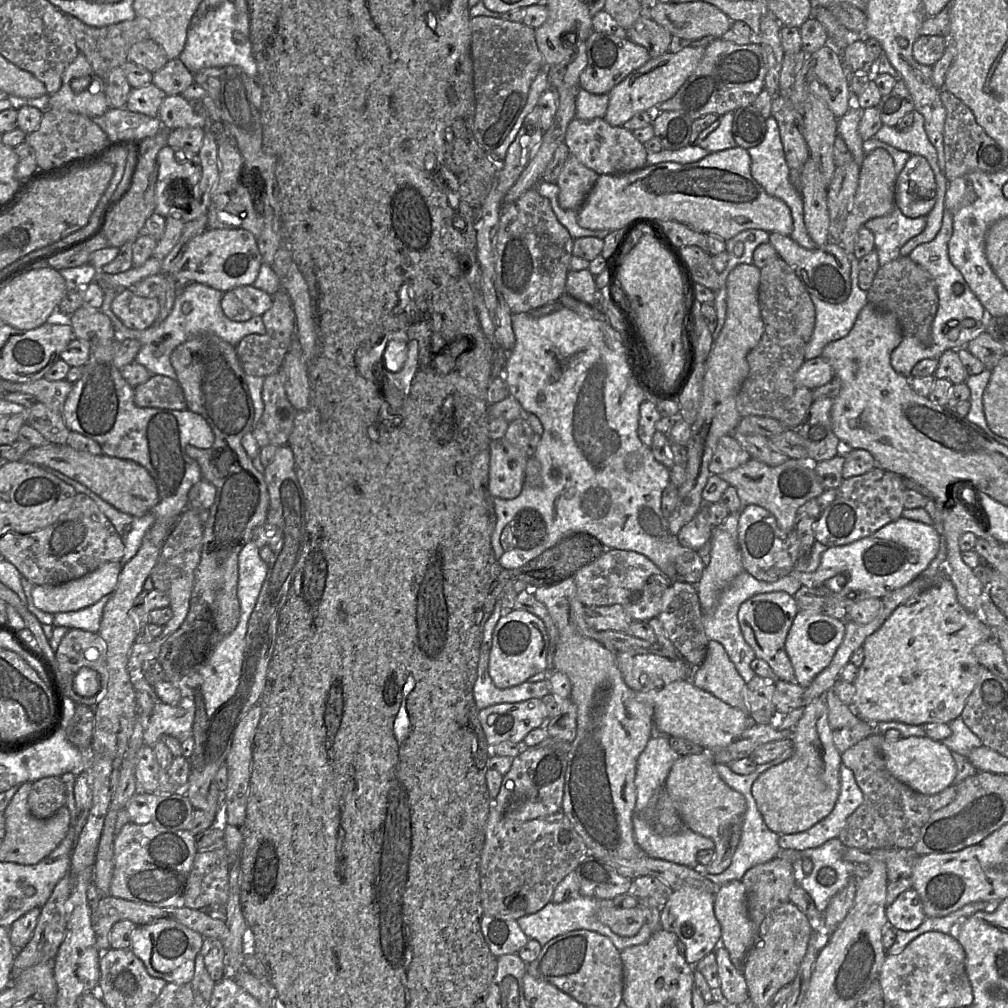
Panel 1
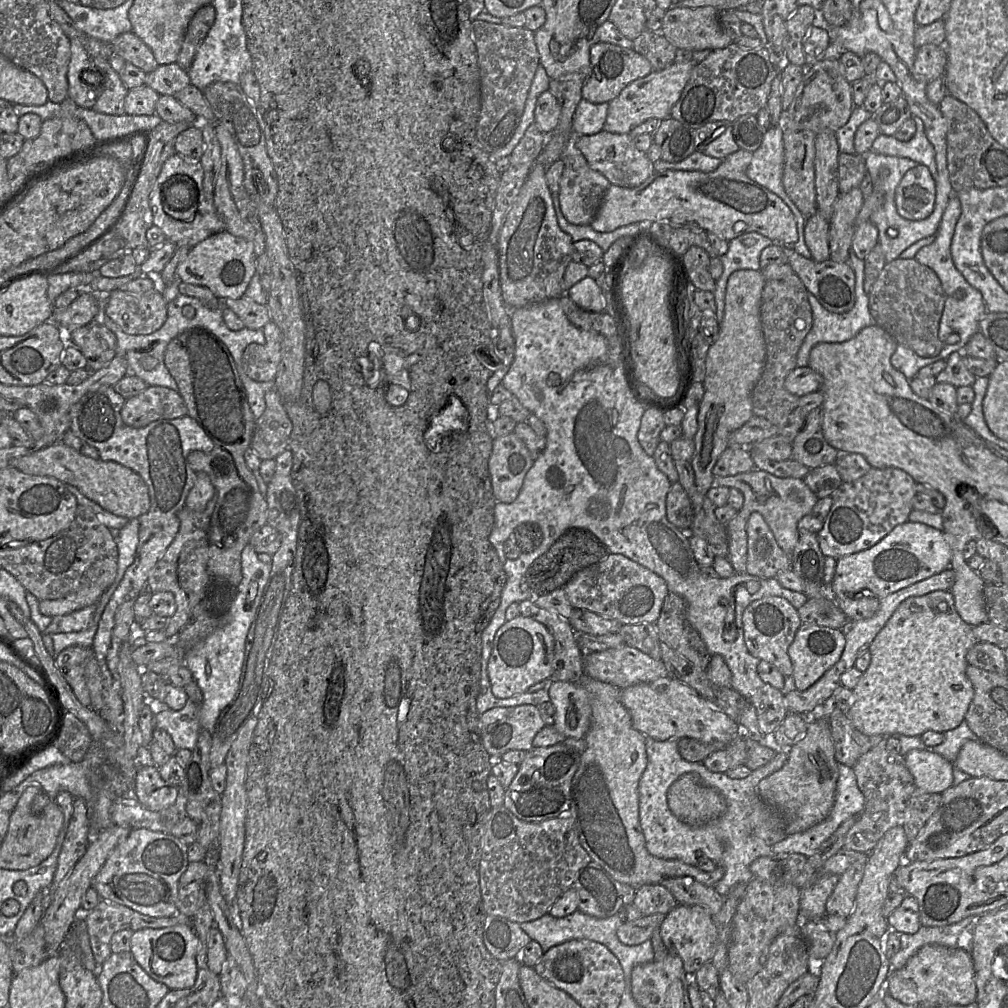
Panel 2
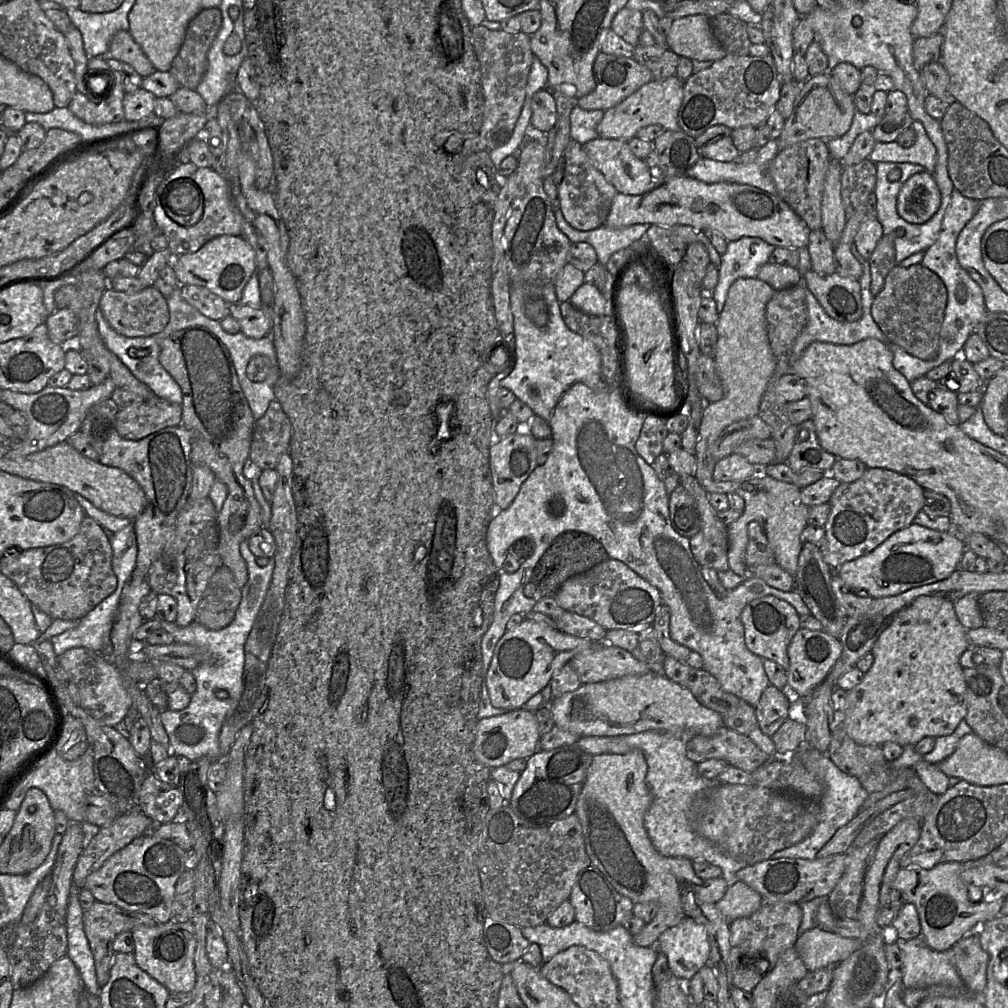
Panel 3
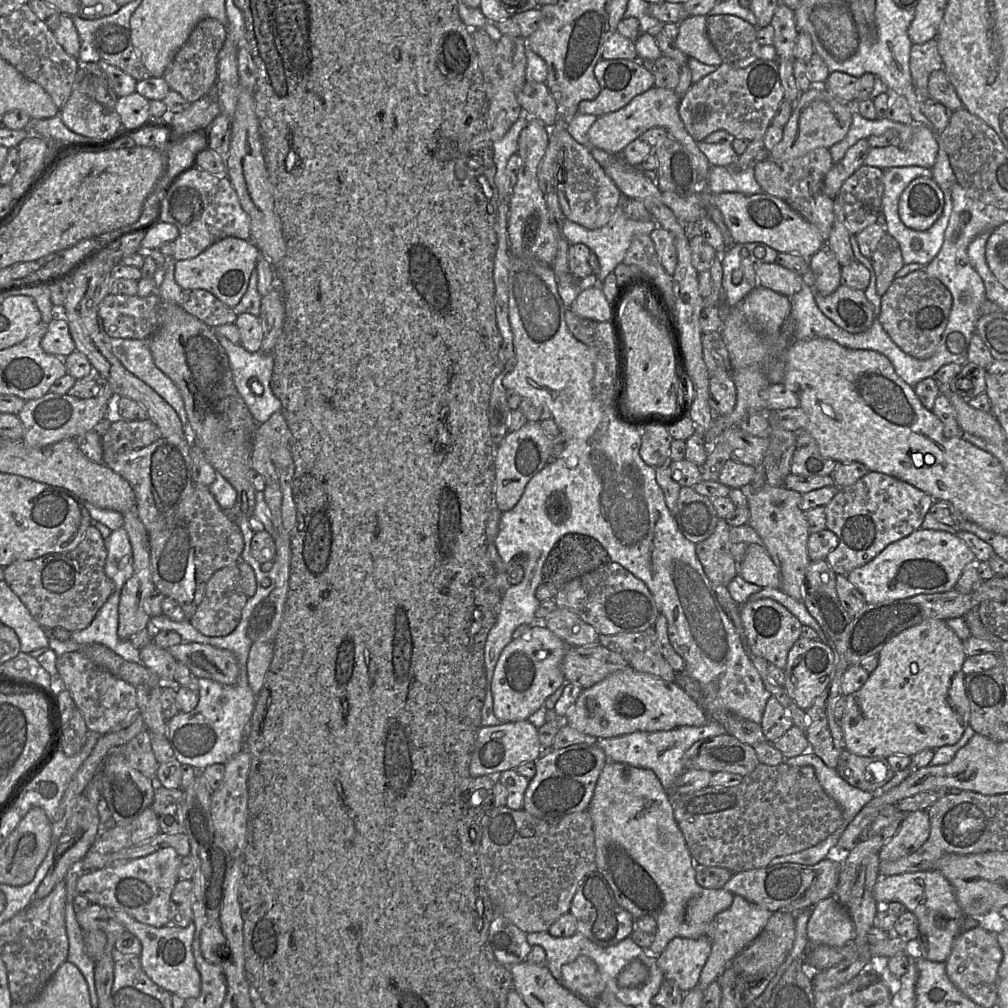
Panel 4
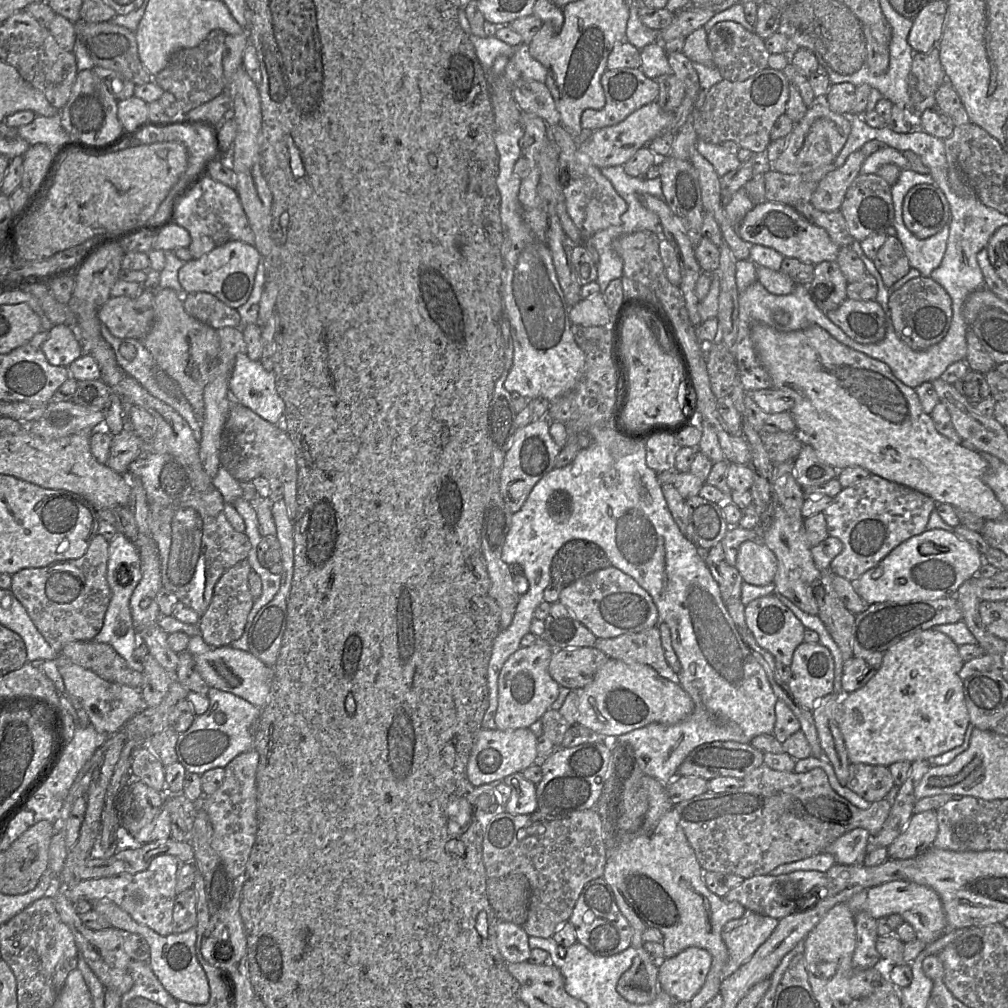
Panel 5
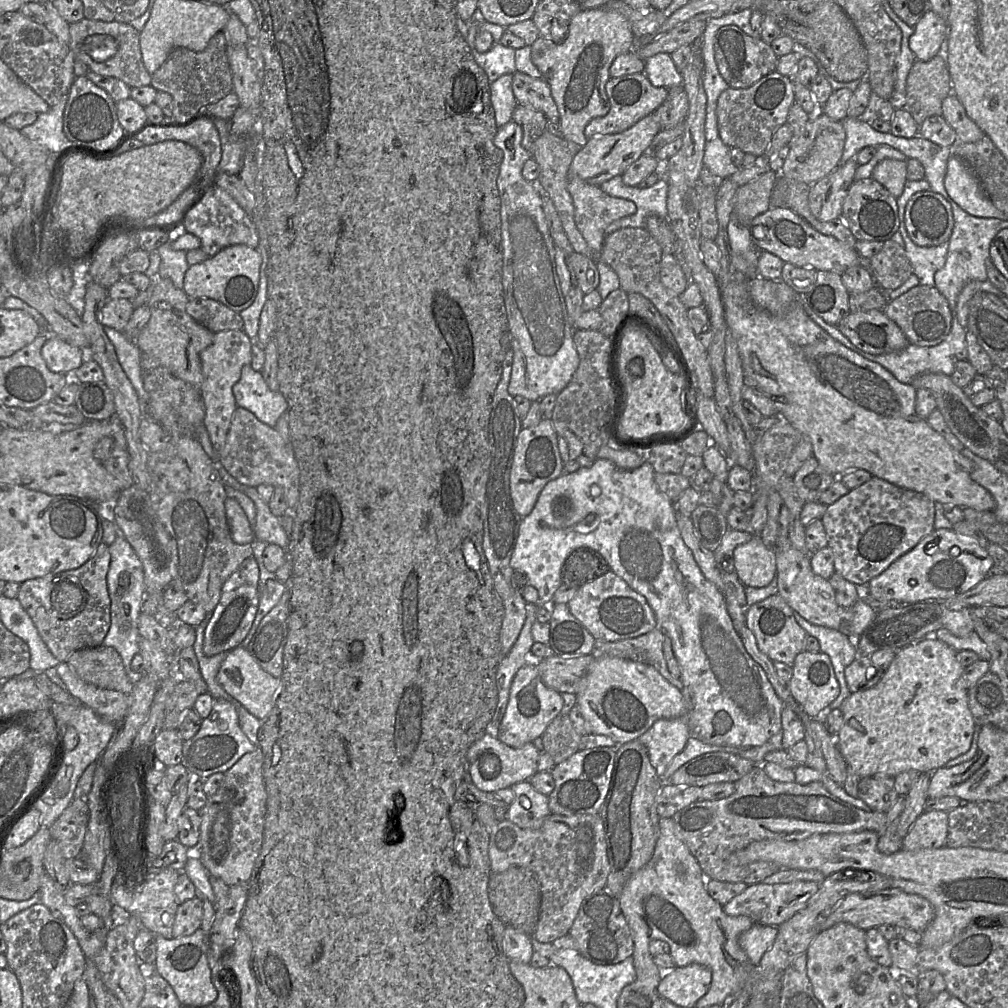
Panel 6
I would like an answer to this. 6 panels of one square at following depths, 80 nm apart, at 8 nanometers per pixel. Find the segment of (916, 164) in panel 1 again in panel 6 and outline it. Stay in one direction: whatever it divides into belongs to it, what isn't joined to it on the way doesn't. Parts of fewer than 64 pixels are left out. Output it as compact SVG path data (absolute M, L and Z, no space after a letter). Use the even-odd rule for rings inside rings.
M931 190L915 193L906 205L905 227L918 246L935 247L948 242L954 227L949 202Z

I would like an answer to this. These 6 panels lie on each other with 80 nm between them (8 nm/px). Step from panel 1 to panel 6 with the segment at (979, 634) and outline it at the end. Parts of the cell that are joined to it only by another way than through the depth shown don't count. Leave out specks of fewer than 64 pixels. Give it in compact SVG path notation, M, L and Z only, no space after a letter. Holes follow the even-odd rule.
M927 636L896 652L890 666L884 671L883 676L875 686L851 693L839 707L843 714L843 724L839 732L835 735L835 738L840 753L847 763L847 767L851 768L859 778L875 775L894 778L904 771L932 773L944 767L951 759L966 753L971 747L976 724L968 705L967 688L962 679L963 670L963 666L957 659L957 651L934 636Z

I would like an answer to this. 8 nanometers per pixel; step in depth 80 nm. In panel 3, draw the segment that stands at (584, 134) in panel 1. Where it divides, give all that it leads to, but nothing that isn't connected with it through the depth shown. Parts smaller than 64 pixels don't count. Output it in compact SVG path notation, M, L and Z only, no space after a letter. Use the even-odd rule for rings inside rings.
M598 137L585 143L583 149L617 192L641 195L656 187L653 170L632 153L628 141Z

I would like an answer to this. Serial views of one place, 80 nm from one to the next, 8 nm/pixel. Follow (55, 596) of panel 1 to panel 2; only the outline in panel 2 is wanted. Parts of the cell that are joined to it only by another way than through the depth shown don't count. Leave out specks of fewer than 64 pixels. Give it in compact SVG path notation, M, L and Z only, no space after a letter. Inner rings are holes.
M97 585L85 586L61 599L39 601L39 611L50 617L70 614L96 605L104 592L105 590Z

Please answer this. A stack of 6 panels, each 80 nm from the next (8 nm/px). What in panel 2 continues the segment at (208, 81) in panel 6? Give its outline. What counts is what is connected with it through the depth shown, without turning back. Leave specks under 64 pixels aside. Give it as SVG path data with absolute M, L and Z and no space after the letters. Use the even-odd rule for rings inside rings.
M212 4L203 5L192 17L176 61L184 70L188 70L191 66L196 52L213 26L215 18L216 10Z

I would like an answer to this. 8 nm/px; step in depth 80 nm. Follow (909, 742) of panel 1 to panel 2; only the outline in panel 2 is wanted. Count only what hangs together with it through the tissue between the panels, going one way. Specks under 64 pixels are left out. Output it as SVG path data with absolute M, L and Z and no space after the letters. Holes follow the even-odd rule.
M929 748L913 749L904 756L916 785L929 793L943 793L953 786L954 764Z

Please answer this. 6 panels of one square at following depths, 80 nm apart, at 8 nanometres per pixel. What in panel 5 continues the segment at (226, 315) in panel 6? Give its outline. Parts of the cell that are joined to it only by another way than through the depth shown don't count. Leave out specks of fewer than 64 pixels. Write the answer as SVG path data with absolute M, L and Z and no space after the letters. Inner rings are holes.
M208 292L184 293L183 305L188 314L214 329L242 326L237 310Z

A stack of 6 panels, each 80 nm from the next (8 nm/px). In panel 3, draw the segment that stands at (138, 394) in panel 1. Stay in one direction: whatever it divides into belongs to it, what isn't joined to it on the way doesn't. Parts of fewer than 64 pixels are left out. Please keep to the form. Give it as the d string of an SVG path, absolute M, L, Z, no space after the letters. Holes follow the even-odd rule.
M153 397L119 410L115 419L118 434L127 440L141 440L168 426L182 423L181 404Z

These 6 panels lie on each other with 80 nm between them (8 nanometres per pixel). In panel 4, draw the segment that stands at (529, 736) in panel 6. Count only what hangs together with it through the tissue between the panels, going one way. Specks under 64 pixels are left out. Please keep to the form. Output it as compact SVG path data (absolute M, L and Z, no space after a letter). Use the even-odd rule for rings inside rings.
M533 626L503 649L492 678L494 714L501 722L528 720L544 706L545 700L565 681L562 661L570 647L547 627Z

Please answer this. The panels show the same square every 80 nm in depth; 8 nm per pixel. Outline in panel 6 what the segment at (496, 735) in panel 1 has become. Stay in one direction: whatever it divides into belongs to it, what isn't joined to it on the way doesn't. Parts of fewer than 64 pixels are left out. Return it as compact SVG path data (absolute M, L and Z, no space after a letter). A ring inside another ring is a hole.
M488 733L482 735L467 752L468 770L474 785L485 792L494 793L512 785L529 781L538 772L538 749L533 742L520 748L512 748Z

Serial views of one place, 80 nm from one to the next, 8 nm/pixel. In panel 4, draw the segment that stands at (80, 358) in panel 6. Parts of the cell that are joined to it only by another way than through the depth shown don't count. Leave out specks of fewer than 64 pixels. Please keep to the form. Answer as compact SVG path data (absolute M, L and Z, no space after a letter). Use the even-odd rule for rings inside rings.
M57 313L46 328L47 332L41 340L44 352L65 358L76 350L68 323L61 313Z

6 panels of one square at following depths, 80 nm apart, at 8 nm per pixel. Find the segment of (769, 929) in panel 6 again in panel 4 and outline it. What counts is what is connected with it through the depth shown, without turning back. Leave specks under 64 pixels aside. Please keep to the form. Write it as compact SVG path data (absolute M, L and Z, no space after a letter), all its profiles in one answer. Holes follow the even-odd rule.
M733 895L732 905L720 912L713 921L713 927L711 927L712 951L702 969L697 988L706 990L708 985L717 981L736 955L762 932L771 915L772 913L767 909L749 902L739 895Z

